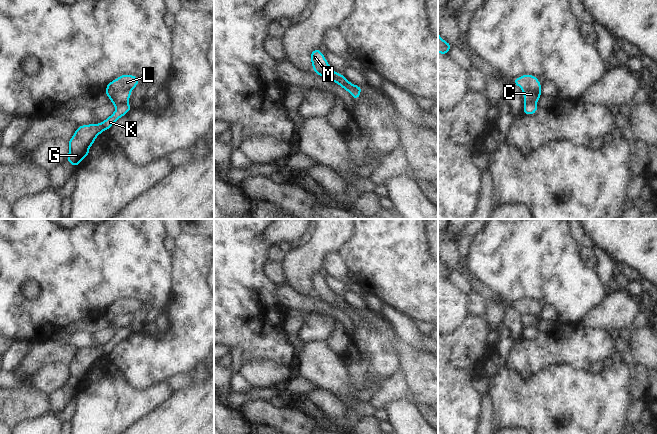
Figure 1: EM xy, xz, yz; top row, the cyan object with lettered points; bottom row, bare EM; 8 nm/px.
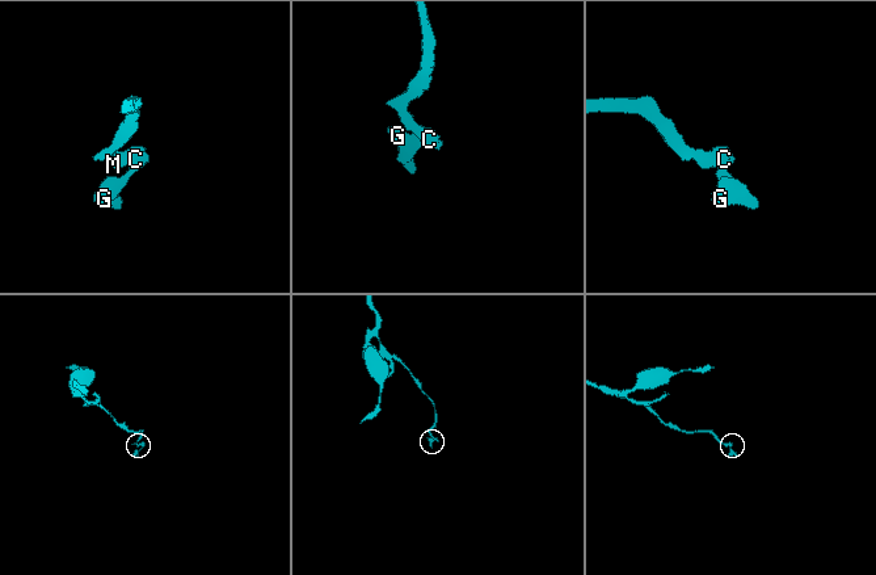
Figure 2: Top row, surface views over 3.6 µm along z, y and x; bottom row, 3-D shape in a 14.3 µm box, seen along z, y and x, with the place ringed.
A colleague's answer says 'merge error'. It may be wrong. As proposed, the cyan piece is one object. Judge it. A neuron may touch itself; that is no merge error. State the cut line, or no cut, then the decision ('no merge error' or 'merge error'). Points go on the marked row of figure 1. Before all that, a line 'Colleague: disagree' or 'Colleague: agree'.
Colleague: agree
cut in xy along (127, 102), (115, 106); merge error

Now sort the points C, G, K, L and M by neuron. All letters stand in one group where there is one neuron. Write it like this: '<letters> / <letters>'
C L M / G K

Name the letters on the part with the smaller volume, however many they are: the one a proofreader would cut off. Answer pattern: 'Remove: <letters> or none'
Remove: G, K

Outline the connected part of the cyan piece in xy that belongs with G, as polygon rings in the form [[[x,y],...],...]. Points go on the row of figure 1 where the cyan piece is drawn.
[[[124,103],[116,106],[115,112],[100,124],[92,123],[78,126],[68,141],[69,152],[66,160],[76,168],[85,157],[90,155],[89,148],[94,144],[97,136],[104,130],[108,131],[118,119],[127,114],[131,109],[133,109],[131,105]]]

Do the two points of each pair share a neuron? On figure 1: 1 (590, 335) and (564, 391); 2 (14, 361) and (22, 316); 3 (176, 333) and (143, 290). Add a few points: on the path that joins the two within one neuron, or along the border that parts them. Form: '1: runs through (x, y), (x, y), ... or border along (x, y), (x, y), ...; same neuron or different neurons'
1: border along (552, 364), (570, 364), (576, 368), (588, 370); different neurons
2: border along (14, 340), (29, 340), (32, 342); different neurons
3: border along (171, 284), (169, 299), (164, 306); different neurons

